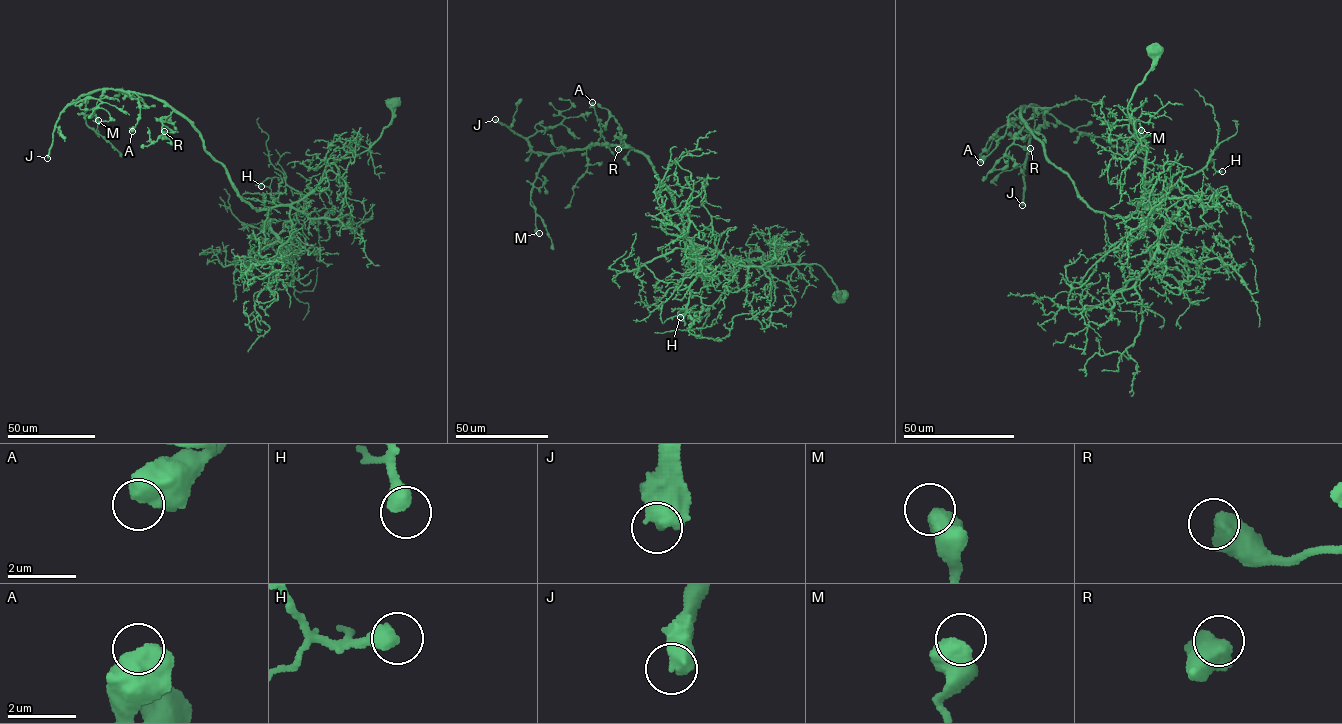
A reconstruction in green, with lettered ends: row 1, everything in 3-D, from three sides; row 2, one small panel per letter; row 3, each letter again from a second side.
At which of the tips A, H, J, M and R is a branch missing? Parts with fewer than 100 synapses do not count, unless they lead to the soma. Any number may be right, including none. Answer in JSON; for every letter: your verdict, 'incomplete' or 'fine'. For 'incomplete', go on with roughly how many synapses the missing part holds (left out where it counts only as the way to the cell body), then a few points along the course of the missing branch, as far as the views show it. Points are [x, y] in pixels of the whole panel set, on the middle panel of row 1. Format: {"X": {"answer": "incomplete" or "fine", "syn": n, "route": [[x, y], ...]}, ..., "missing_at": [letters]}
{"A": {"answer": "fine"}, "H": {"answer": "fine"}, "J": {"answer": "incomplete", "syn": 450, "route": [[495, 119], [490, 114], [499, 128], [495, 163], [503, 177], [508, 217], [516, 227], [521, 255]]}, "M": {"answer": "fine"}, "R": {"answer": "fine"}, "missing_at": ["J"]}

